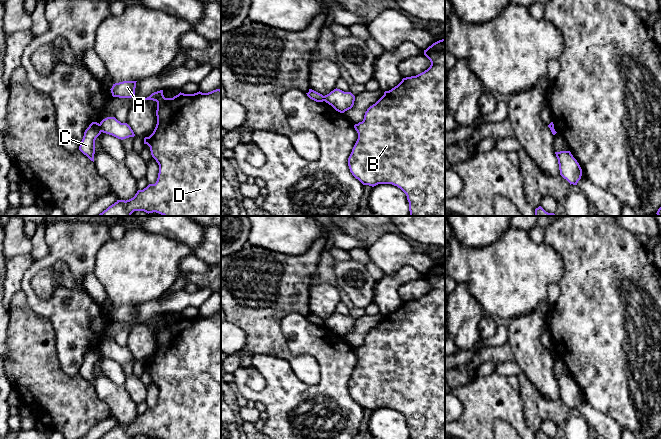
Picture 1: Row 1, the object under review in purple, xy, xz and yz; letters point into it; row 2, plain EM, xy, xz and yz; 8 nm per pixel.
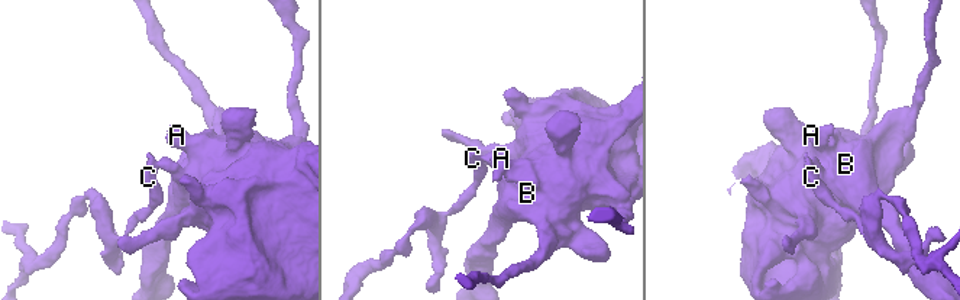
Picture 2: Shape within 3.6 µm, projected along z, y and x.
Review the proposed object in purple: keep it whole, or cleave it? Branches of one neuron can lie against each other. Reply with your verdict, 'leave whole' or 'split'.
split

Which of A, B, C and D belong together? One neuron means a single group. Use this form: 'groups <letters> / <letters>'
groups A B D / C

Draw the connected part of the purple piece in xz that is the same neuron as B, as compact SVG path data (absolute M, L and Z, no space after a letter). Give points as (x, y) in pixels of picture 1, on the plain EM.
M445 263L439 264L424 274L424 279L430 284L430 291L424 296L402 305L384 319L365 336L362 346L354 349L358 363L348 382L348 390L352 399L363 409L392 408L400 412L407 420L410 439L445 439Z

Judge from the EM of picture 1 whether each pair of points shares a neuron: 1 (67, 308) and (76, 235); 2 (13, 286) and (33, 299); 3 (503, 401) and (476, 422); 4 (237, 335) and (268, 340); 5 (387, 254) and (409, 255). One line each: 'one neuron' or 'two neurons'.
1: one neuron
2: two neurons
3: one neuron
4: two neurons
5: one neuron

